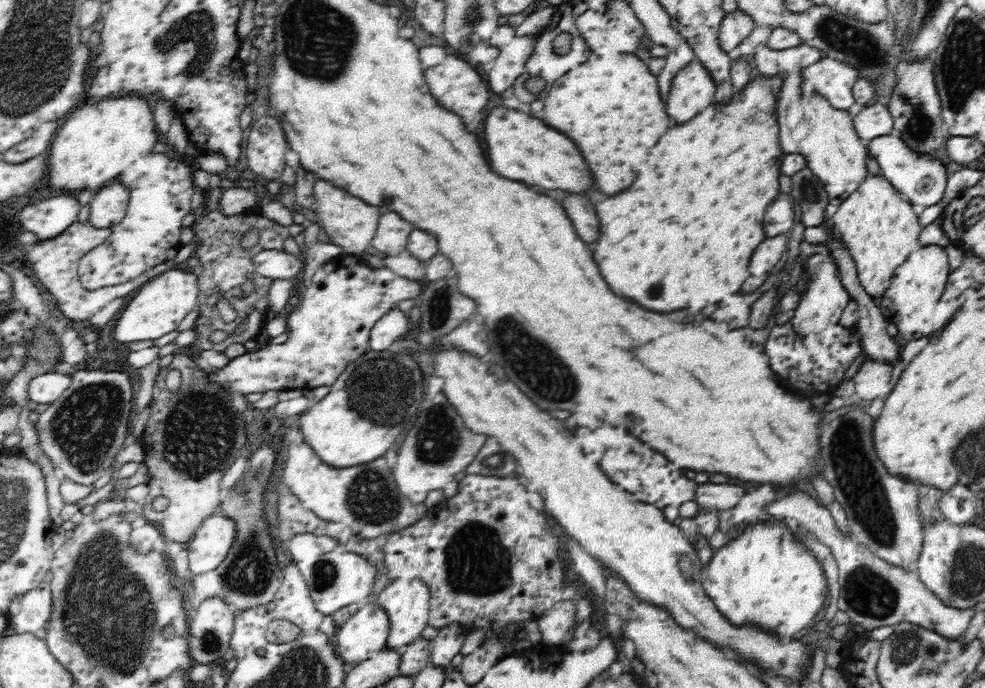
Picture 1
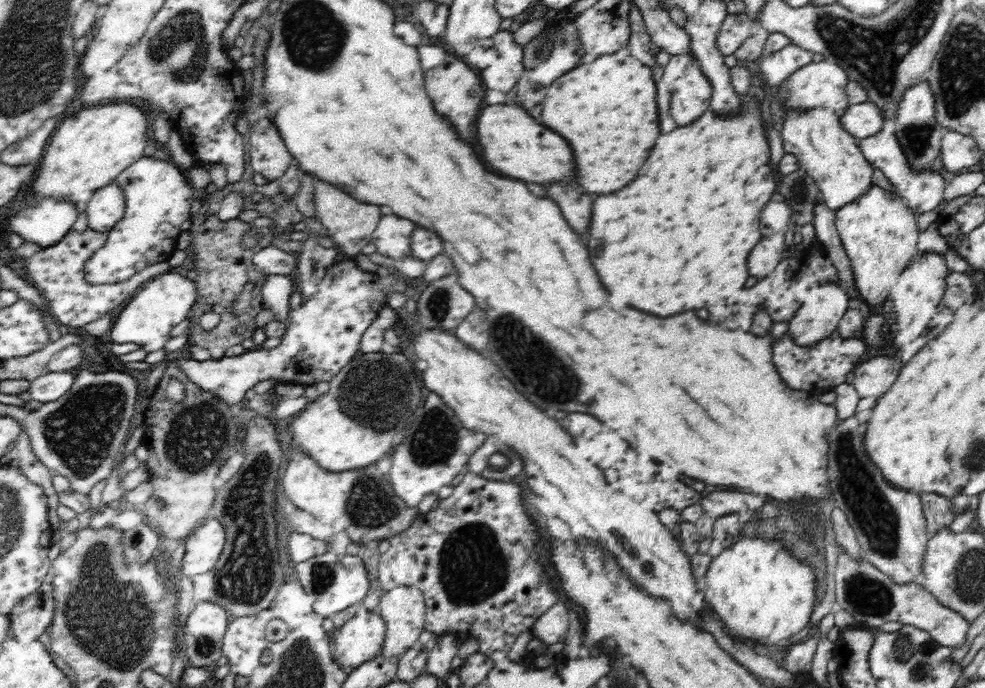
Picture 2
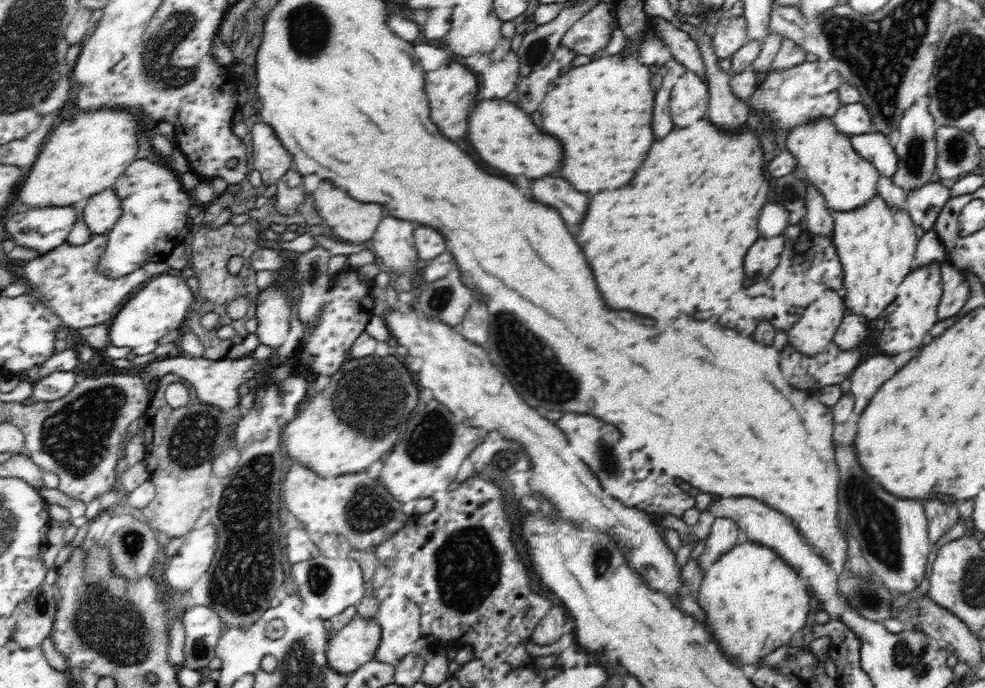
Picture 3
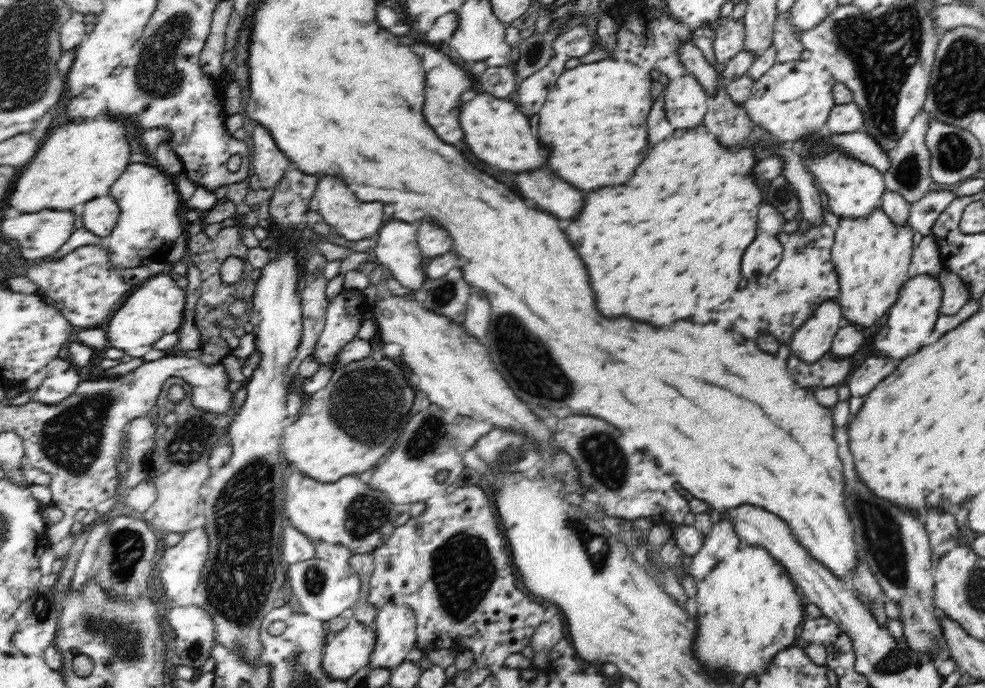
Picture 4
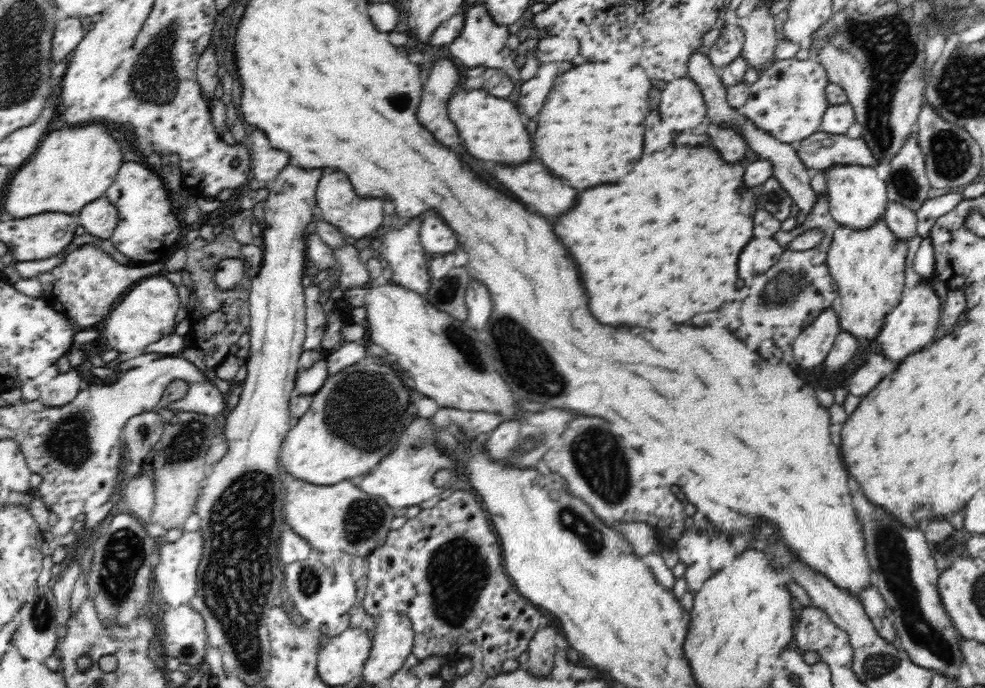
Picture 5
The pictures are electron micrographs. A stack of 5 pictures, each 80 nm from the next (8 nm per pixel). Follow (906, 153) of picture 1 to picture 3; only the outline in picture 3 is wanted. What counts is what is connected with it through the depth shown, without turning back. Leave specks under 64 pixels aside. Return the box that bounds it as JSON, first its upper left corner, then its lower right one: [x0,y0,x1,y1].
[848,133,953,232]

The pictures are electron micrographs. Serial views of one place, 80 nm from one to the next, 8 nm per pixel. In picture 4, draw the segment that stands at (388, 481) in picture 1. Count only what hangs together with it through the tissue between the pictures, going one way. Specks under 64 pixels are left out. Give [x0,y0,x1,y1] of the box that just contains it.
[282,471,401,556]

